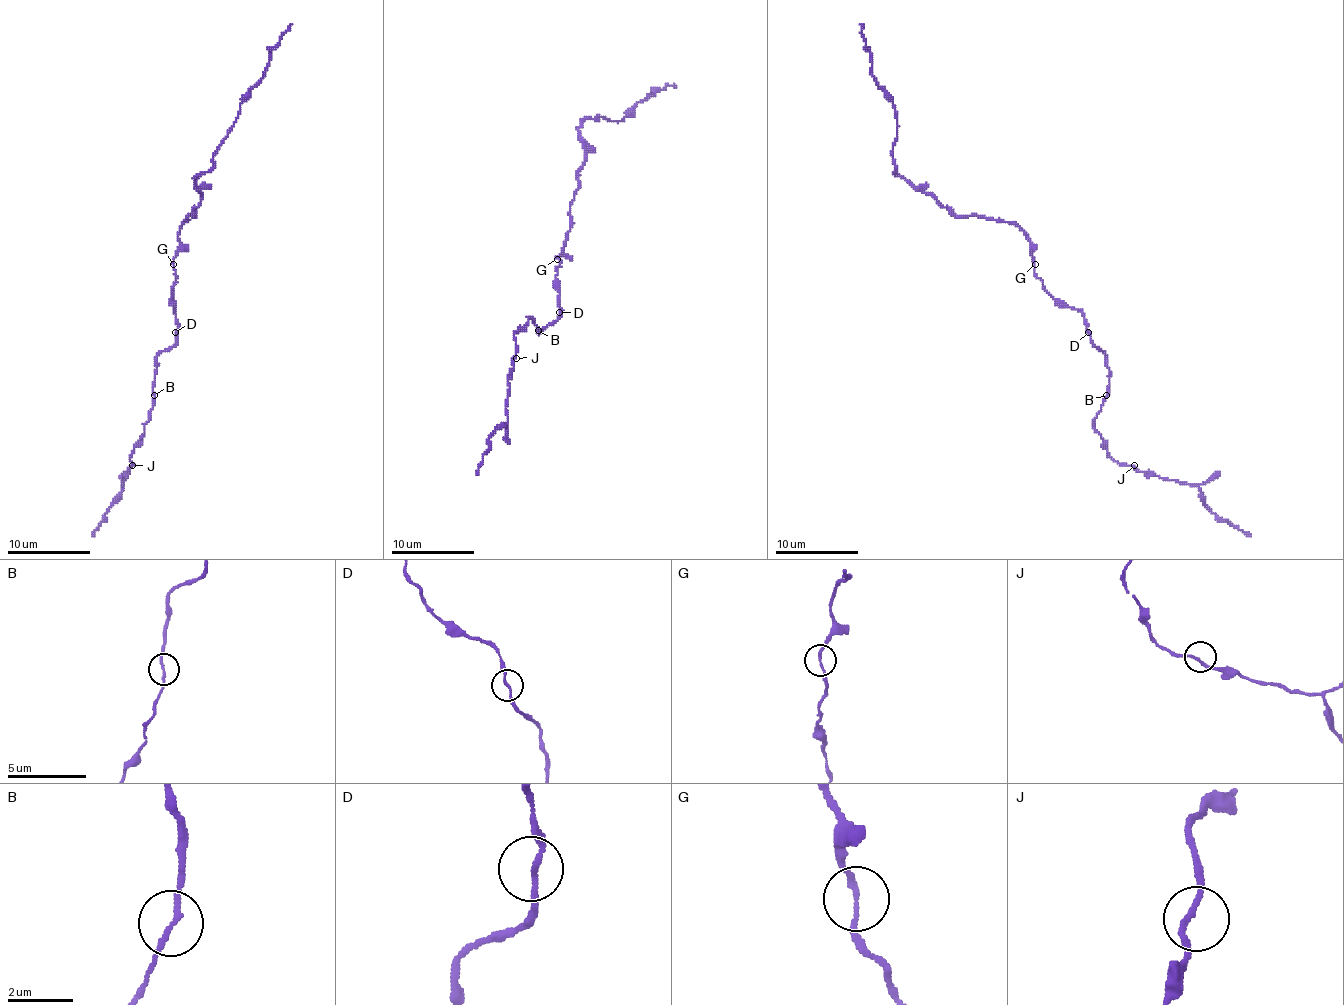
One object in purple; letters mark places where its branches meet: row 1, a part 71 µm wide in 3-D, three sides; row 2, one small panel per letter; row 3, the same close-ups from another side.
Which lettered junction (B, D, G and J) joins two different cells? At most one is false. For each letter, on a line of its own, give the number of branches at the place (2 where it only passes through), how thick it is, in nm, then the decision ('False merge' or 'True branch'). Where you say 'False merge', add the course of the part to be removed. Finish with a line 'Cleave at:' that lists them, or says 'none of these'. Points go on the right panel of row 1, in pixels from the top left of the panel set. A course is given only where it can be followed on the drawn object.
B: Branches: 2. Thickness 150 nm. True branch
D: Branches: 2. Thickness 150 nm. True branch
G: Branches: 2. Thickness 150 nm. True branch
J: Branches: 2. Thickness 160 nm. True branch
Cleave at: none of these

